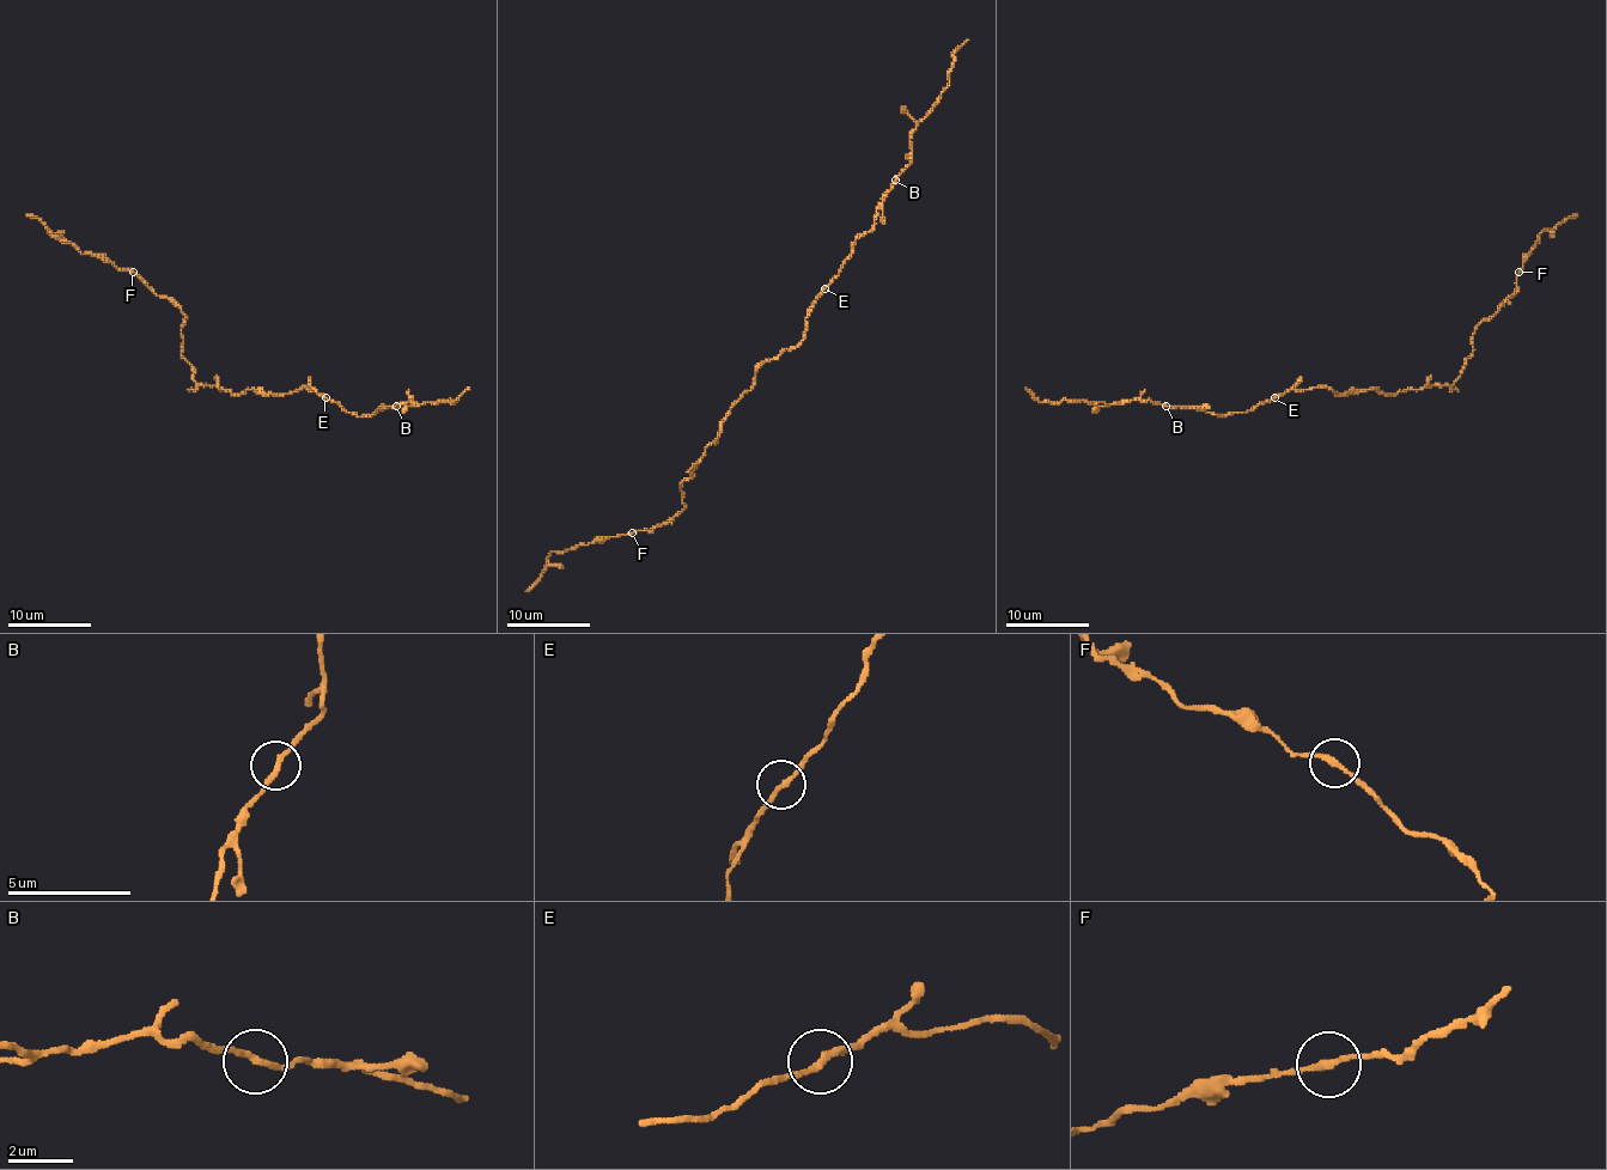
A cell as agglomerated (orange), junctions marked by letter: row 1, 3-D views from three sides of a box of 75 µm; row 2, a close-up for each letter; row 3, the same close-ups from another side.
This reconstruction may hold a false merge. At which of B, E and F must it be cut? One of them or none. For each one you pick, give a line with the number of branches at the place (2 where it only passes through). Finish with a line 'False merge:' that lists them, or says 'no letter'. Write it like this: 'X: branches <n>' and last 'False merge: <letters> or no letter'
False merge: no letter

